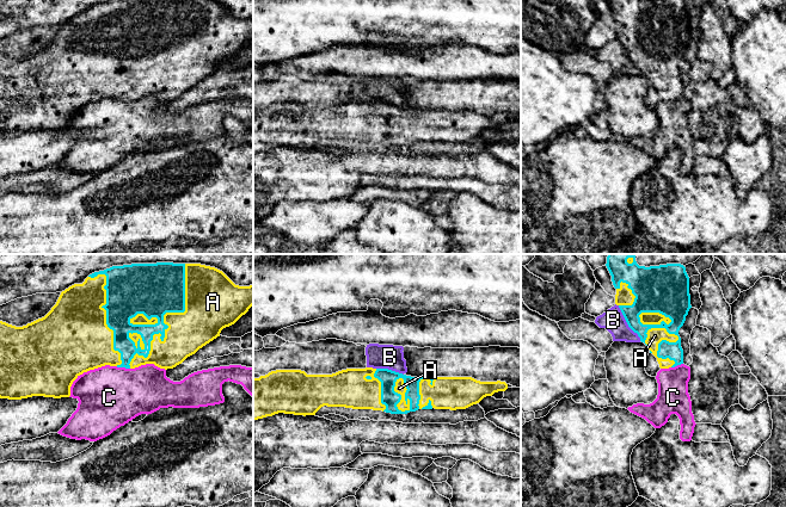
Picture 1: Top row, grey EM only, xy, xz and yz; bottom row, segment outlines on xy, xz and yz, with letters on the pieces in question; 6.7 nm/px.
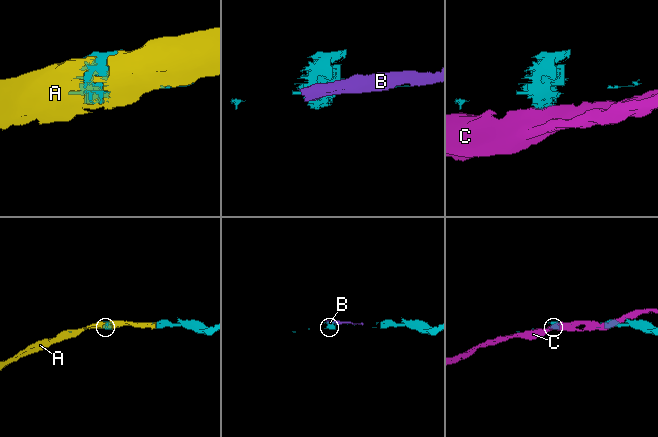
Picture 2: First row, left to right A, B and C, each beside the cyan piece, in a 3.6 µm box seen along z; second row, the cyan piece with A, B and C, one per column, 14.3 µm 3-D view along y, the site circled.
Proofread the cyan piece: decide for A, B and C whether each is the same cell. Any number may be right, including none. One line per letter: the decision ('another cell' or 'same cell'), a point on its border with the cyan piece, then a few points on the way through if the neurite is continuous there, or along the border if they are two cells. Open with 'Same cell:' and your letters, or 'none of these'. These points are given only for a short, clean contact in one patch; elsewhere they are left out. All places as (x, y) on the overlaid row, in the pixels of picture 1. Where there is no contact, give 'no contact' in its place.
Same cell: A
A: same cell | xy (163, 322)
B: another cell | yz (627, 323)
C: another cell | xy (123, 366) | along xy (116, 366), (129, 369)

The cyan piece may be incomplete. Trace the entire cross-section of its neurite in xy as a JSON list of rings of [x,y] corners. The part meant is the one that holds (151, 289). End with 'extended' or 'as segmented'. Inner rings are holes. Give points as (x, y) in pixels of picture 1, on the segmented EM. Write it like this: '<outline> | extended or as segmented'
[[[131,264],[112,266],[90,274],[82,284],[74,284],[61,292],[56,304],[42,319],[23,327],[16,327],[0,321],[0,398],[22,400],[32,396],[69,397],[73,382],[84,372],[105,365],[135,369],[146,364],[154,364],[160,369],[173,369],[199,348],[220,336],[223,328],[234,324],[253,305],[253,285],[235,285],[222,271],[201,264]]] | extended

